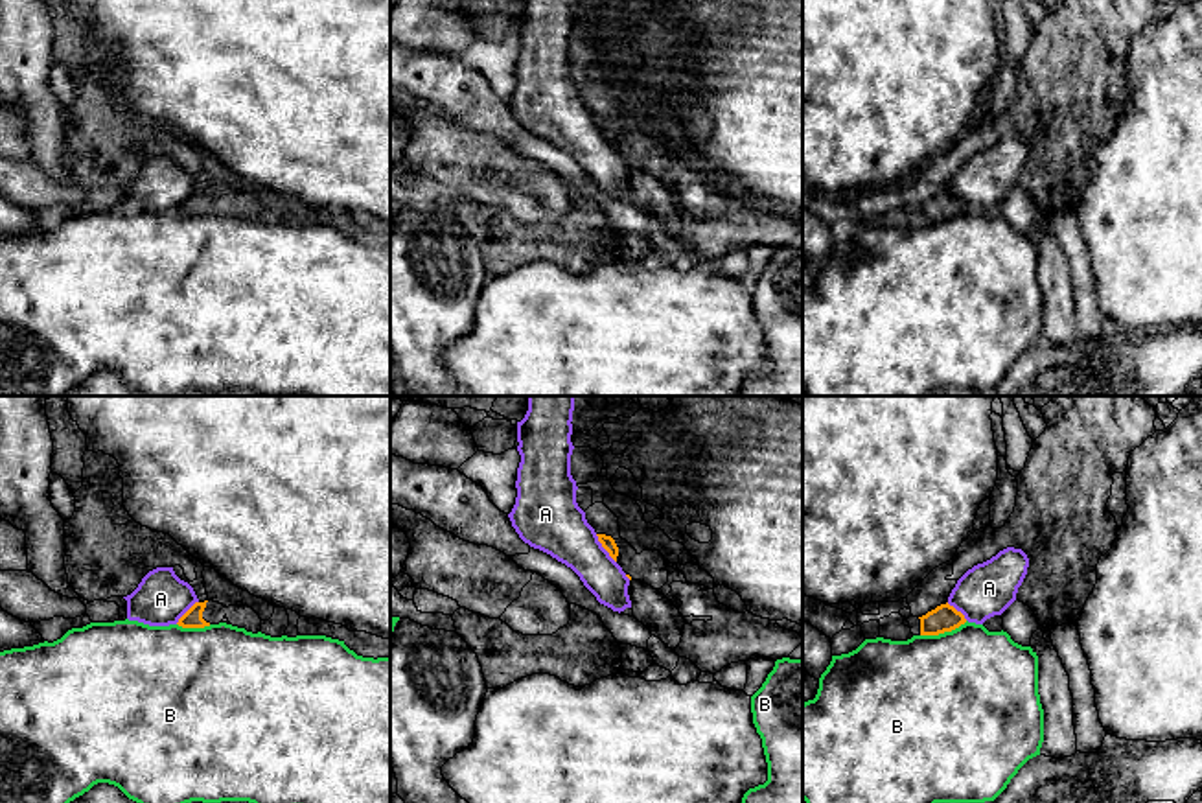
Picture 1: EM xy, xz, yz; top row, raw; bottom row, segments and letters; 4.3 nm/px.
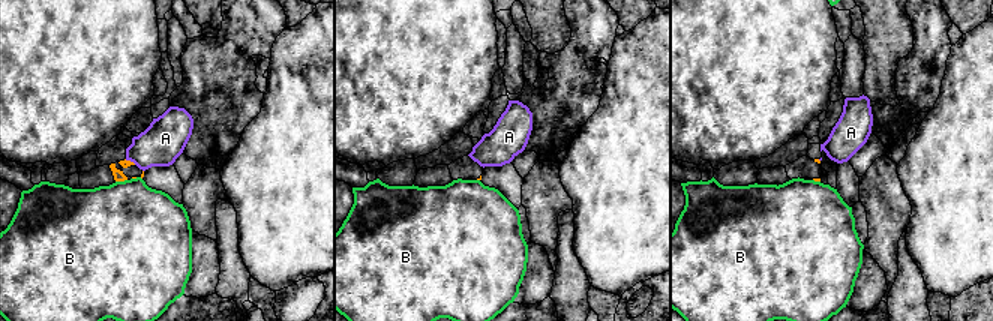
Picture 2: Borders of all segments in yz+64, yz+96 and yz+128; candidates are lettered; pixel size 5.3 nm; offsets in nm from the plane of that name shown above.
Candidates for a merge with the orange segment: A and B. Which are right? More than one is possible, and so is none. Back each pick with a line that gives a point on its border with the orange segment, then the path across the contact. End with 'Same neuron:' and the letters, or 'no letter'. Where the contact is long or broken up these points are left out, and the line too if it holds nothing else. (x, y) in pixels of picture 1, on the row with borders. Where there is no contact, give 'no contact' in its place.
Same neuron: no letter

